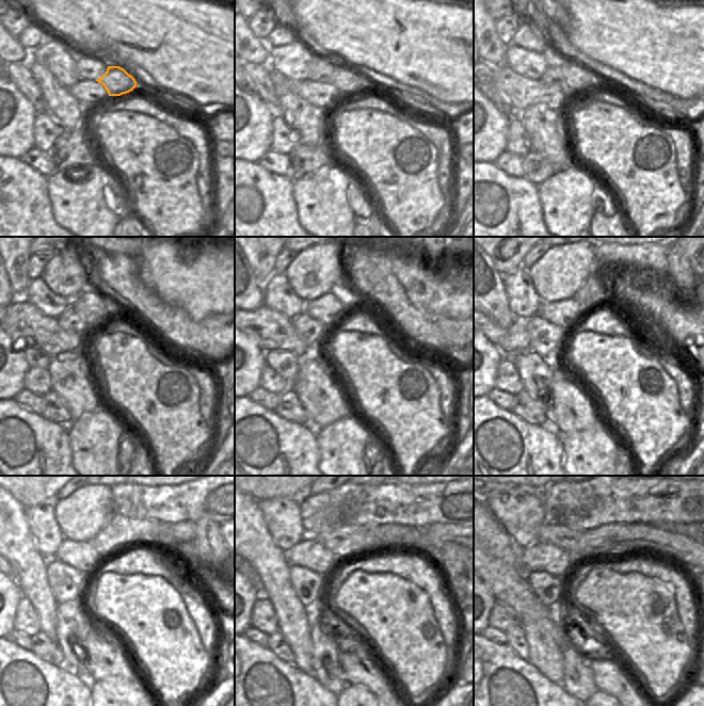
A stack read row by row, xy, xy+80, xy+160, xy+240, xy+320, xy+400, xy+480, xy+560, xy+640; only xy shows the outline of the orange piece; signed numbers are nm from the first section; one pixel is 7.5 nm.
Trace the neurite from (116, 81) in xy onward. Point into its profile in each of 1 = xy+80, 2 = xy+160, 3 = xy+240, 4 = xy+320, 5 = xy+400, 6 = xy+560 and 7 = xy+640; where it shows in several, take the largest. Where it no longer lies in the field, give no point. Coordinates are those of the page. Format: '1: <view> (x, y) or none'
1: xy+80 (347, 81)
2: xy+160 (577, 78)
3: xy+240 (90, 307)
4: xy+320 (328, 309)
5: xy+400 (564, 314)
6: xy+560 (308, 552)
7: xy+640 (539, 557)

